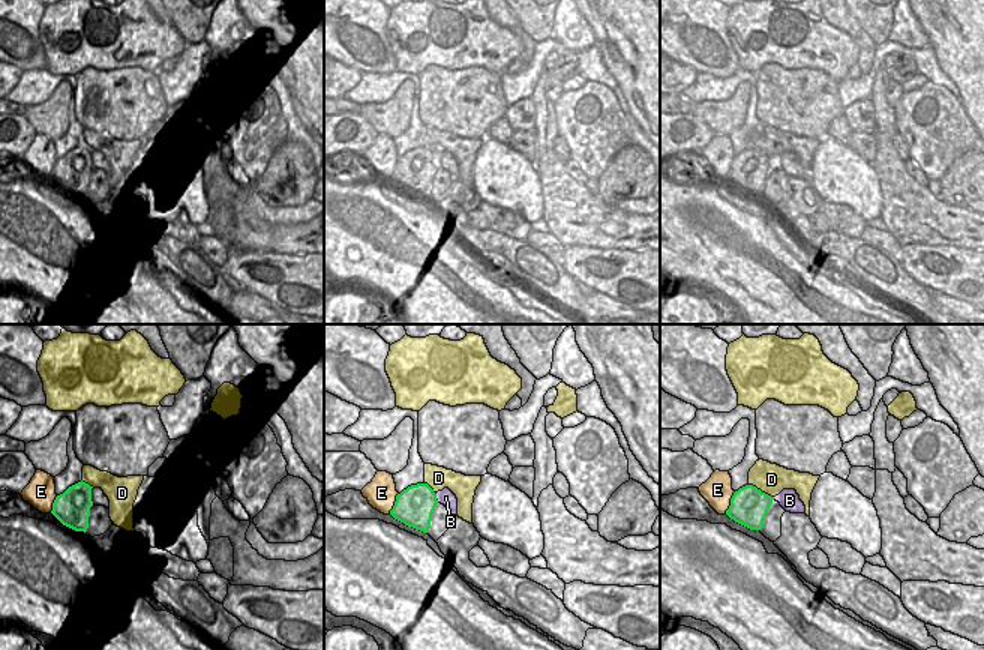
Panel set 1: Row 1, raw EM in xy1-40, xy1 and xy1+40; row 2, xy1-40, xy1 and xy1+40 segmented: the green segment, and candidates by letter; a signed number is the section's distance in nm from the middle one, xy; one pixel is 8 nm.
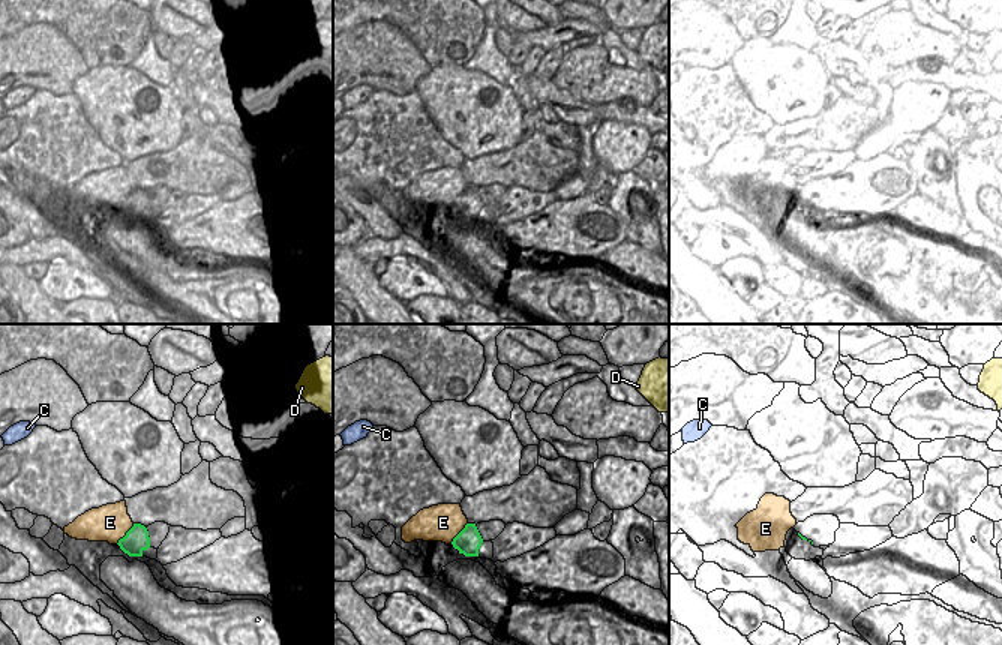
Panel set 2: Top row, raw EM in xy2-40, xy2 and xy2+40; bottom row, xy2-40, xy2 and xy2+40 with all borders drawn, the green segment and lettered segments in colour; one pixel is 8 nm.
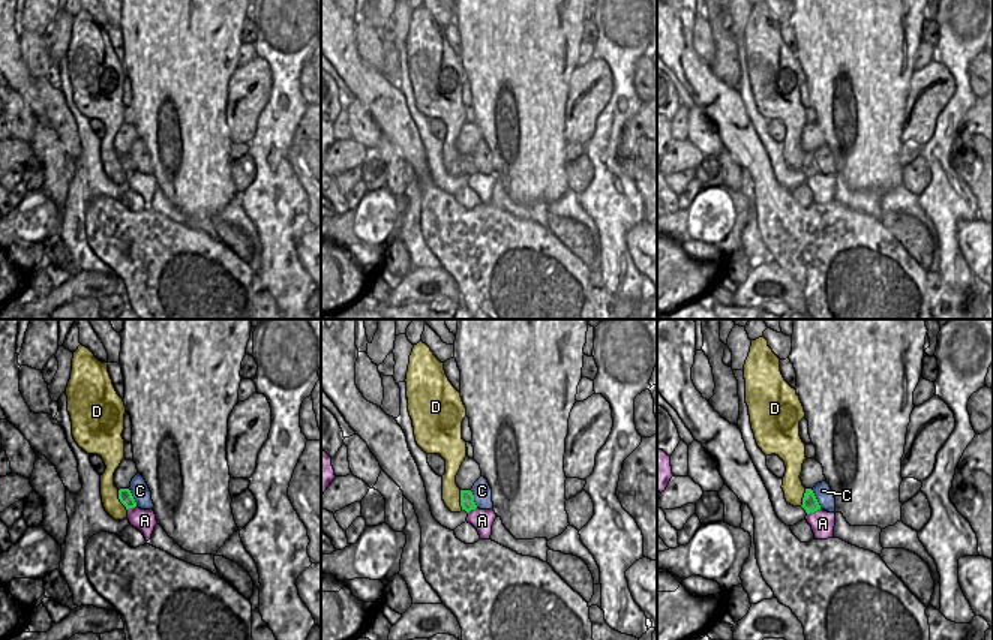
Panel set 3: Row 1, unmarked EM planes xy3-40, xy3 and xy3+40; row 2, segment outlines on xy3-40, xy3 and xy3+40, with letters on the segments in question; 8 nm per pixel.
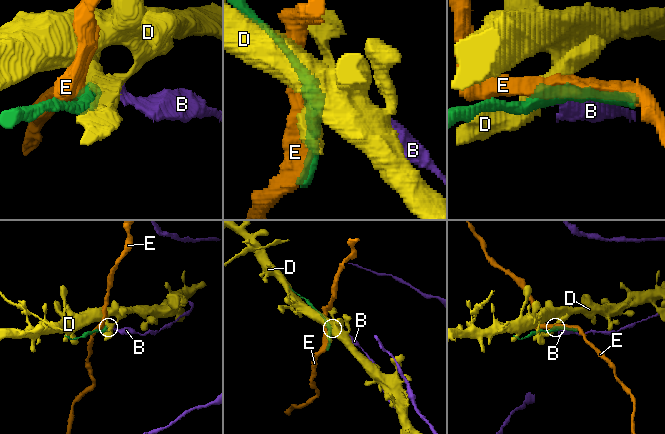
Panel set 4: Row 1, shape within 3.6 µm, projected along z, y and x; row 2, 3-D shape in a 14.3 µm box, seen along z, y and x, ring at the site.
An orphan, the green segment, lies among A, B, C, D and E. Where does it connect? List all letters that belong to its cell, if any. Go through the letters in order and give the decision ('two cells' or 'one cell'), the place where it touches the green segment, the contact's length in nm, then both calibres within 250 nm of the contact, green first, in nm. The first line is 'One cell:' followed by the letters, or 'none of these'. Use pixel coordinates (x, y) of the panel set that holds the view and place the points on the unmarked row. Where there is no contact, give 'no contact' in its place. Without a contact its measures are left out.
One cell: none of these
A: two cells | xy3+40 (813, 176) | 120 nm | 130/200 nm
B: two cells | xy1 (435, 161) | 90 nm | 320/130 nm
C: two cells | xy3+40 (816, 164) | 190 nm | 130/140 nm
D: two cells | xy1+40 (759, 153) | 240 nm | 320/240 nm
E: two cells | xy1+40 (731, 167) | 220 nm | 320/240 nm

